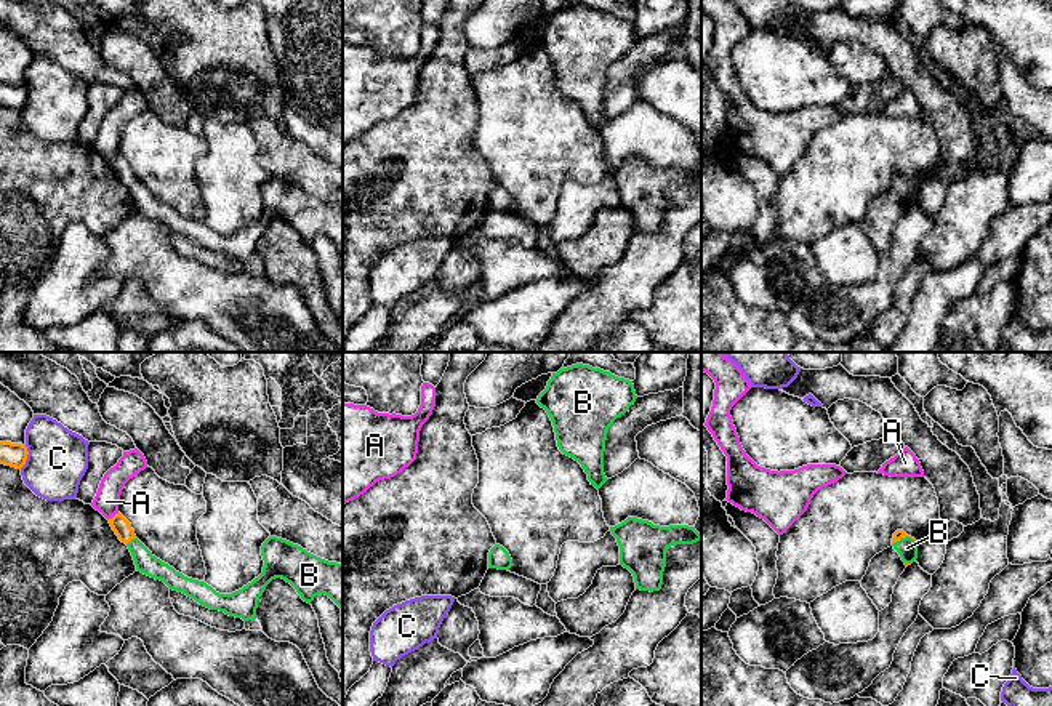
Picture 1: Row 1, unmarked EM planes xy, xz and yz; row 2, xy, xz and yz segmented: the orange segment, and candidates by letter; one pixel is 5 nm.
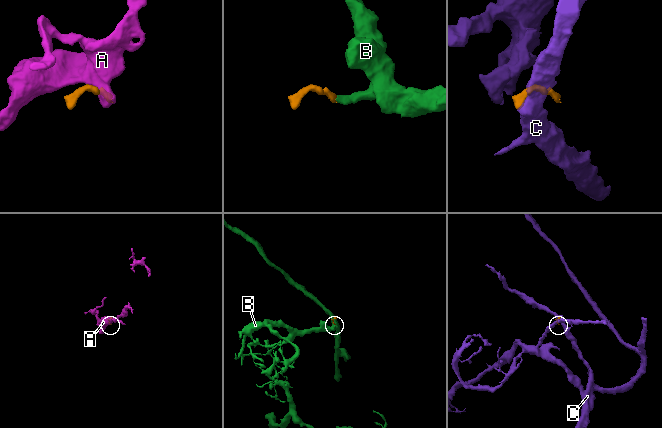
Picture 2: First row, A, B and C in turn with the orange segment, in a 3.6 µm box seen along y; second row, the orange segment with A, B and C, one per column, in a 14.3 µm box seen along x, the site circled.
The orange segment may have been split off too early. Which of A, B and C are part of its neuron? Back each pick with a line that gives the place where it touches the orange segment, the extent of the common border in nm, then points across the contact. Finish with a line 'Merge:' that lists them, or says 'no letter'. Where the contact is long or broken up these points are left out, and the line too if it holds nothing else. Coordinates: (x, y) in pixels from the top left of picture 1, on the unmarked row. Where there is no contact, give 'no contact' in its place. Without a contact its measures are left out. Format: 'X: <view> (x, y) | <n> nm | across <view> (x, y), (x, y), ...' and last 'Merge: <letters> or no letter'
B: xy (130, 181) | 60 nm | across xy (120, 167), (130, 181), (148, 205)
Merge: B

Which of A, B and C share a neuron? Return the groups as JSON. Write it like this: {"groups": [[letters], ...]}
{"groups": [["A"], ["B"], ["C"]]}

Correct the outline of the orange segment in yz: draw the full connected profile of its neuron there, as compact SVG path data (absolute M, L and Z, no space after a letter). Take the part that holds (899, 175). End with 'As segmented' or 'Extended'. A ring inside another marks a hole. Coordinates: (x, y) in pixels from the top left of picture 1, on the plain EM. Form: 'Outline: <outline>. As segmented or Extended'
Outline: M897 171L892 179L893 191L900 195L905 207L911 207L917 200L917 183L903 171Z. Extended

